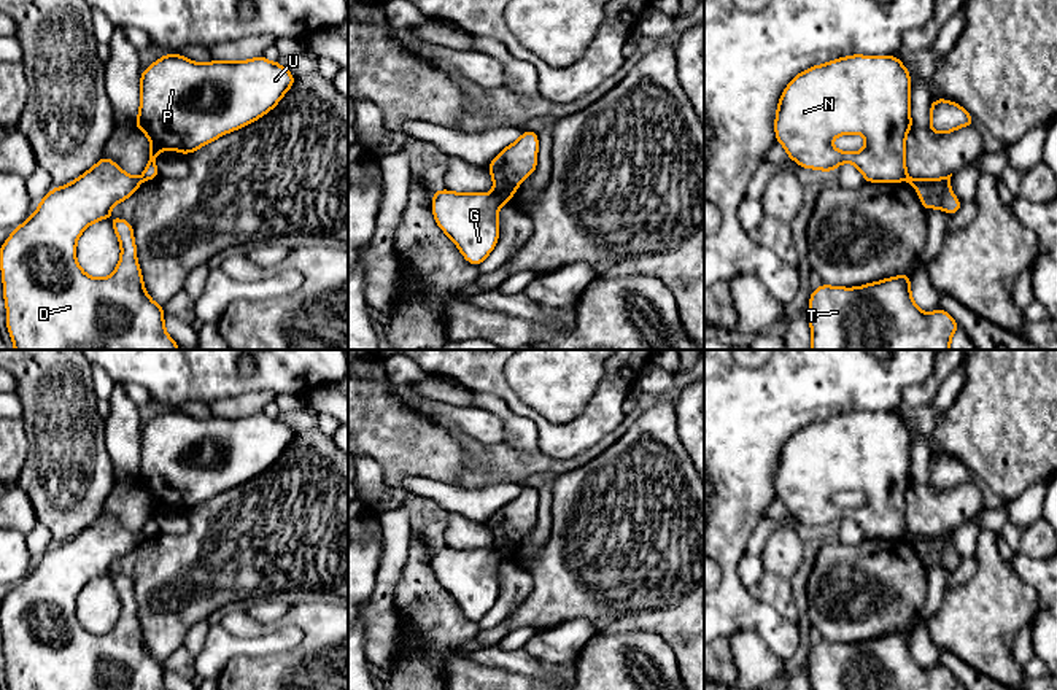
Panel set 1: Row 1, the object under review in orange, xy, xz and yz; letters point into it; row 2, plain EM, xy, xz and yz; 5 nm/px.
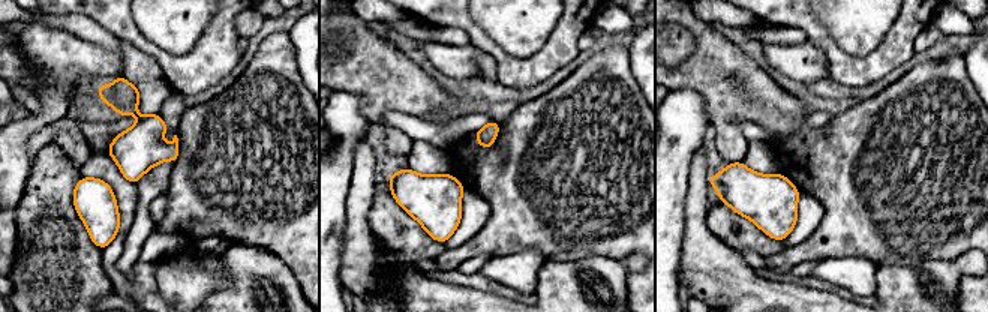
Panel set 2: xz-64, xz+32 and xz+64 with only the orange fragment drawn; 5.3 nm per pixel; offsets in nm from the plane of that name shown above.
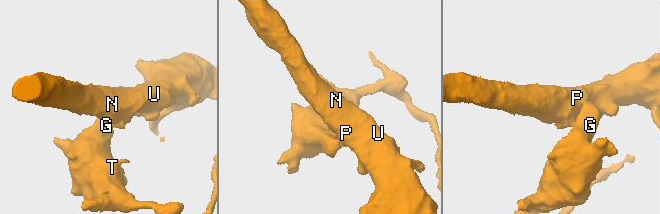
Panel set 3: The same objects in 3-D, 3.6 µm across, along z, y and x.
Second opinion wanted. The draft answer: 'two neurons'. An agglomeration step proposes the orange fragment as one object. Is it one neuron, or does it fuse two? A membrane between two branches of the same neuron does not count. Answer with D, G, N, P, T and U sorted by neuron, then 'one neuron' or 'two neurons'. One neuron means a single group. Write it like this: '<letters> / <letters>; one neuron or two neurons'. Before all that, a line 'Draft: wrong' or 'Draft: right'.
Draft: right
D G T / N P U; two neurons

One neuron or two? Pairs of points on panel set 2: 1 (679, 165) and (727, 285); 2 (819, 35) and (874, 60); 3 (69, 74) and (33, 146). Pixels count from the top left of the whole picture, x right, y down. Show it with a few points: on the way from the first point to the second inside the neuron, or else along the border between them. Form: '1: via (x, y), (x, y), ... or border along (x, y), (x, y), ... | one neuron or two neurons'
1: border along (696, 150), (691, 159), (684, 219) | two neurons
2: via (831, 48), (844, 62), (861, 62) | one neuron
3: border along (63, 119), (47, 123), (30, 137), (29, 162) | two neurons

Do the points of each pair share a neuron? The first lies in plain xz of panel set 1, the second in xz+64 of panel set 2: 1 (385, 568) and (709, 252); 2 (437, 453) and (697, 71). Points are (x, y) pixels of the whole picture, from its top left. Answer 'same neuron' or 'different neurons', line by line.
1: same neuron
2: same neuron

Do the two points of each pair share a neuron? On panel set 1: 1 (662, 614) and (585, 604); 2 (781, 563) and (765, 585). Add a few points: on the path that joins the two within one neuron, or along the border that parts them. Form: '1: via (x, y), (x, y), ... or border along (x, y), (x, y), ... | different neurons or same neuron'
1: via (642, 614), (623, 617), (604, 606) | same neuron
2: border along (765, 571), (789, 581) | different neurons

